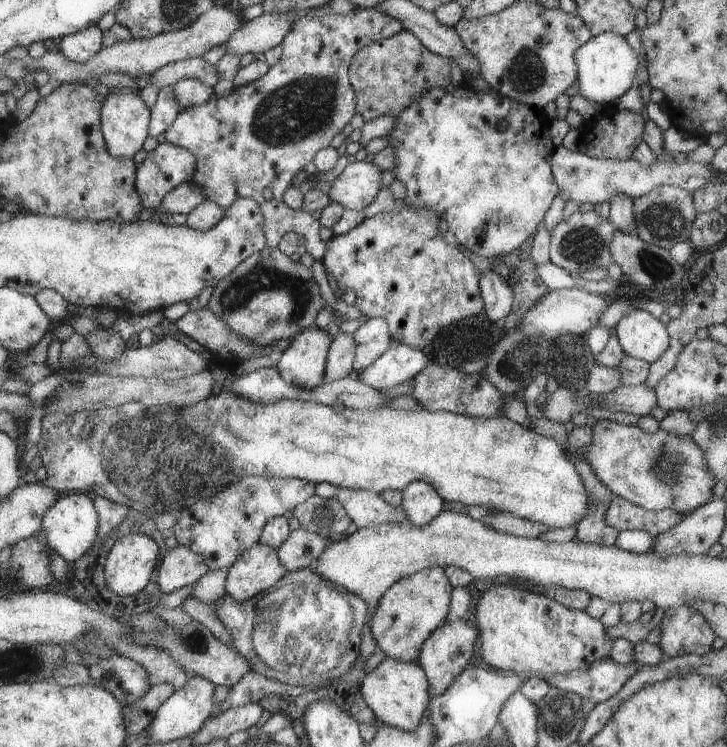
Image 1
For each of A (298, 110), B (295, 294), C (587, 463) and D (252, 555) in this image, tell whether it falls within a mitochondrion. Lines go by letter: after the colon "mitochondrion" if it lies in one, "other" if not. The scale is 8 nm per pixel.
A: mitochondrion
B: mitochondrion
C: other
D: other

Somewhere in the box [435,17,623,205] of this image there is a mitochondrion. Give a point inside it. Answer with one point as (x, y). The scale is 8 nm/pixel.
(525, 73)

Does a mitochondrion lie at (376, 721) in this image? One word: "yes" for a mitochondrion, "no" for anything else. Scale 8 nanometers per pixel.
no

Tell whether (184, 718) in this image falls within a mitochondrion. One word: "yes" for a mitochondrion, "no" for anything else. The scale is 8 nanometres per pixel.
no

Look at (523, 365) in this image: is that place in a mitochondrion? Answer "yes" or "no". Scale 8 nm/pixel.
yes

